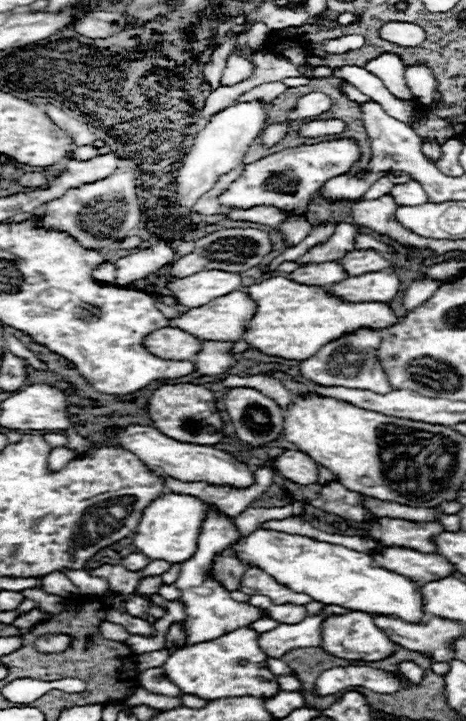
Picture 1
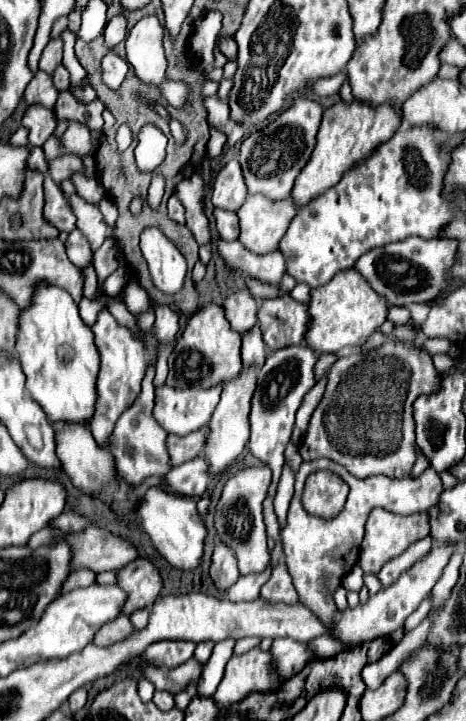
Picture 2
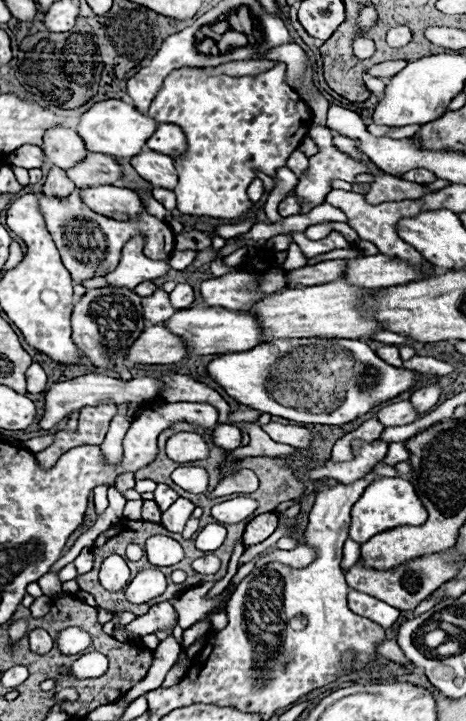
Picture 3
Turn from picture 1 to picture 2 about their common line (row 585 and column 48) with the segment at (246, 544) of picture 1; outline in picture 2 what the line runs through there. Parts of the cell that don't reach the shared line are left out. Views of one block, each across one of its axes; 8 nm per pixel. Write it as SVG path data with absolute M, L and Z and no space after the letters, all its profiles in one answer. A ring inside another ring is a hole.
M36 286L32 300L18 314L20 334L16 334L16 354L26 374L28 394L44 408L52 422L86 422L94 414L98 352L92 330L82 322L78 304L58 286Z

